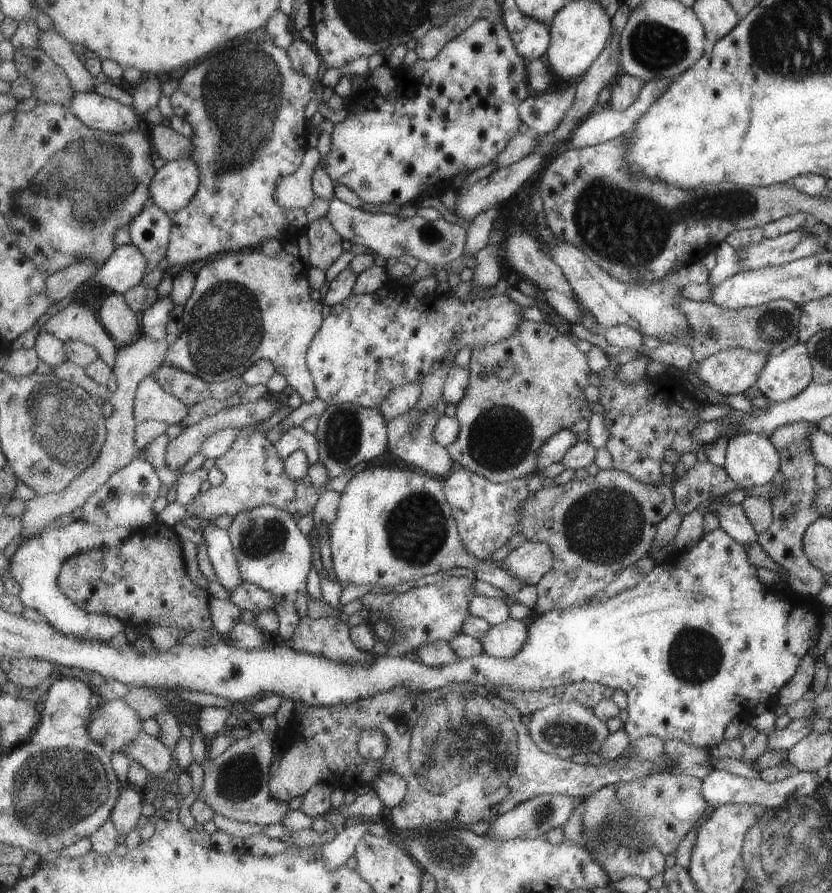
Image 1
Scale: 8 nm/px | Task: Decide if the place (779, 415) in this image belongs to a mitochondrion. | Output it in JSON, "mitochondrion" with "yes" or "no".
{"mitochondrion":"no"}

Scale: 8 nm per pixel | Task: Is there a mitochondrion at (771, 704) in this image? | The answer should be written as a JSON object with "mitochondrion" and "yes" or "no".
{"mitochondrion":"no"}

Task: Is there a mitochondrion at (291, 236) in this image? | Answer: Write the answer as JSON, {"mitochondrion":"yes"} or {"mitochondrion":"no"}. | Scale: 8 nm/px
{"mitochondrion":"no"}

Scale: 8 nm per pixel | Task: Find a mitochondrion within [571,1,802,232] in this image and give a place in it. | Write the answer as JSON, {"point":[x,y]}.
{"point":[654,47]}

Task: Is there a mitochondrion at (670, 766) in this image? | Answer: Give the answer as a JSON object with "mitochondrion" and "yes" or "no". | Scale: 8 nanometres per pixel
{"mitochondrion":"no"}

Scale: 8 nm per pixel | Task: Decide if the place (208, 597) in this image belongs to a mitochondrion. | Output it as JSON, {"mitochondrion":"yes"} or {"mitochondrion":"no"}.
{"mitochondrion":"no"}

